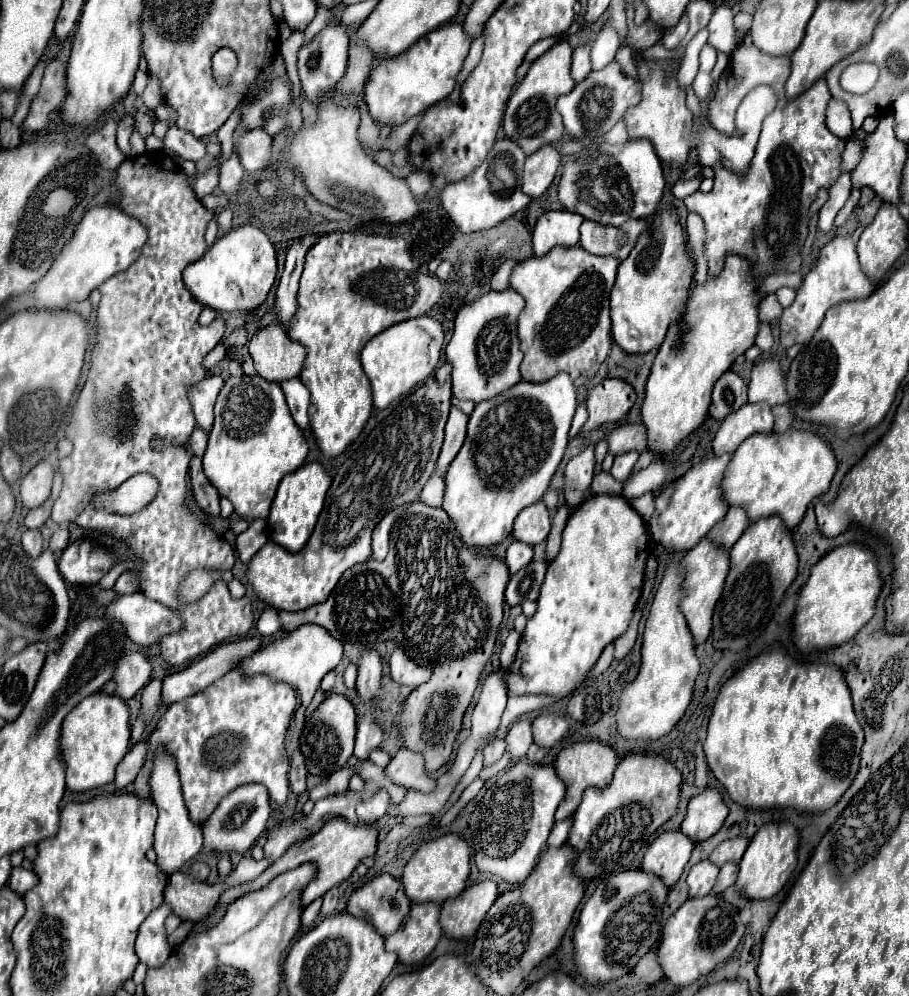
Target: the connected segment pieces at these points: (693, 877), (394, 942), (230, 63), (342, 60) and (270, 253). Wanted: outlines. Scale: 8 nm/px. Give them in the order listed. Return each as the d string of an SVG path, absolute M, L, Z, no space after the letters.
M701 860L697 862L689 876L687 876L687 884L689 884L689 896L691 898L701 898L701 896L707 896L717 880L717 874L719 874L719 868L715 864L711 864L709 860Z
M437 902L413 904L403 928L385 938L387 952L395 952L403 964L425 960L441 938L439 908Z
M221 48L213 56L213 76L219 84L223 84L223 78L231 78L235 68L237 68L237 54L231 48Z
M337 24L337 26L327 26L323 28L309 44L305 44L299 50L299 78L303 84L303 92L307 100L317 106L325 94L335 90L335 84L343 78L347 70L347 50L349 50L349 32Z
M245 224L221 236L199 260L191 262L183 272L183 282L201 304L215 308L219 314L233 310L253 310L267 298L277 274L277 254L269 236Z

